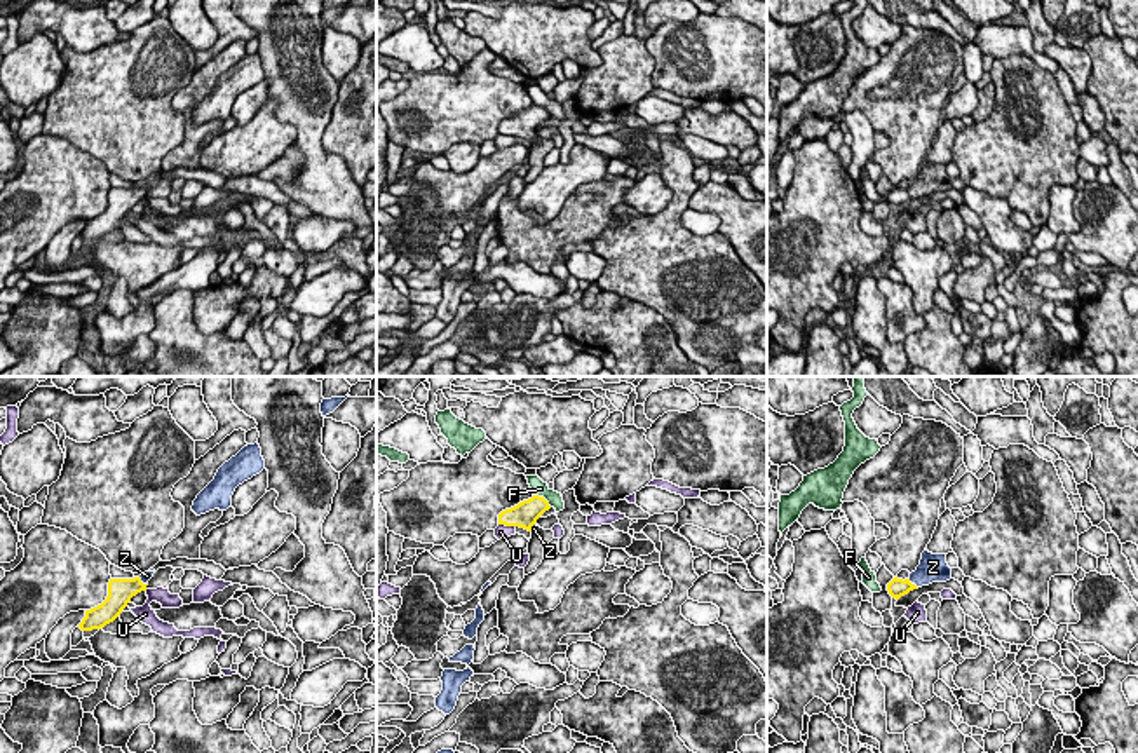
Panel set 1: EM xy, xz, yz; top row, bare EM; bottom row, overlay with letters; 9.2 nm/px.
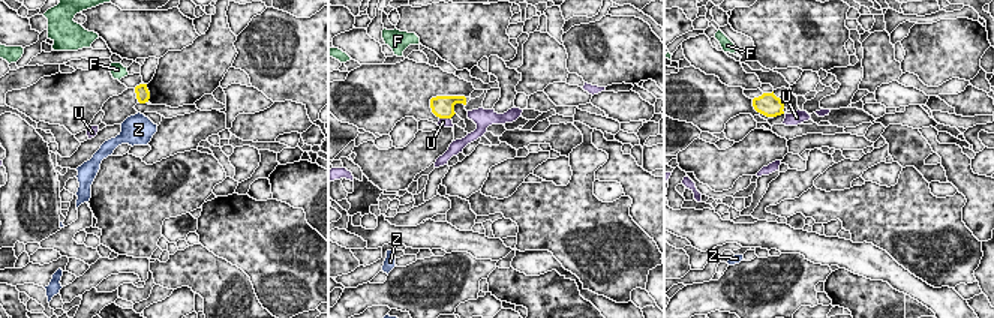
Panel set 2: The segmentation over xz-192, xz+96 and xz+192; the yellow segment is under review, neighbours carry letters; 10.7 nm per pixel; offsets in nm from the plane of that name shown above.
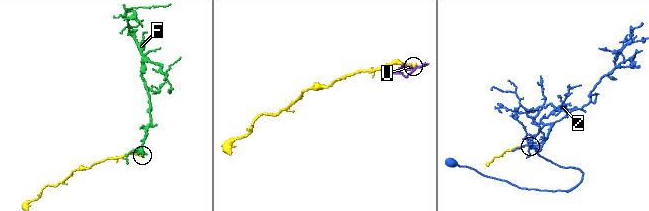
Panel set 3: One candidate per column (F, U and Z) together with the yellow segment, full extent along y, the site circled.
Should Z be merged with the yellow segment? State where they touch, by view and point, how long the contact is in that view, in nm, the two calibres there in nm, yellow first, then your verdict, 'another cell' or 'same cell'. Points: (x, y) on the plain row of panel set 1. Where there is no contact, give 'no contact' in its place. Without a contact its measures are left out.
yz (914, 194) | 130 nm | 170/260 nm | same cell

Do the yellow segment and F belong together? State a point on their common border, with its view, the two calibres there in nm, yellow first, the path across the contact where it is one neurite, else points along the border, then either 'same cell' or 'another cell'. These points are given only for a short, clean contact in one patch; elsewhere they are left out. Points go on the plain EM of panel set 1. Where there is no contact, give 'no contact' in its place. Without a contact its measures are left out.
xz (542, 107) | 240/140 nm | along xz (534, 103), (551, 115) | another cell

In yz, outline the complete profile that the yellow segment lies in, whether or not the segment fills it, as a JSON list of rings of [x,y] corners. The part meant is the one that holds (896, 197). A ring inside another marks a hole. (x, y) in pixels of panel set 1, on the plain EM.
[[[927,159],[922,162],[920,174],[908,188],[894,187],[887,193],[887,200],[892,207],[899,209],[913,199],[929,195],[932,192],[946,192],[952,188],[952,178],[946,173],[946,164],[932,164]]]

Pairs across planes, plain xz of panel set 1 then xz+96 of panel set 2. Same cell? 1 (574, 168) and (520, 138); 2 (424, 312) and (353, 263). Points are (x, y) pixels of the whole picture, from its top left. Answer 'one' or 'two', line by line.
1: two
2: two

